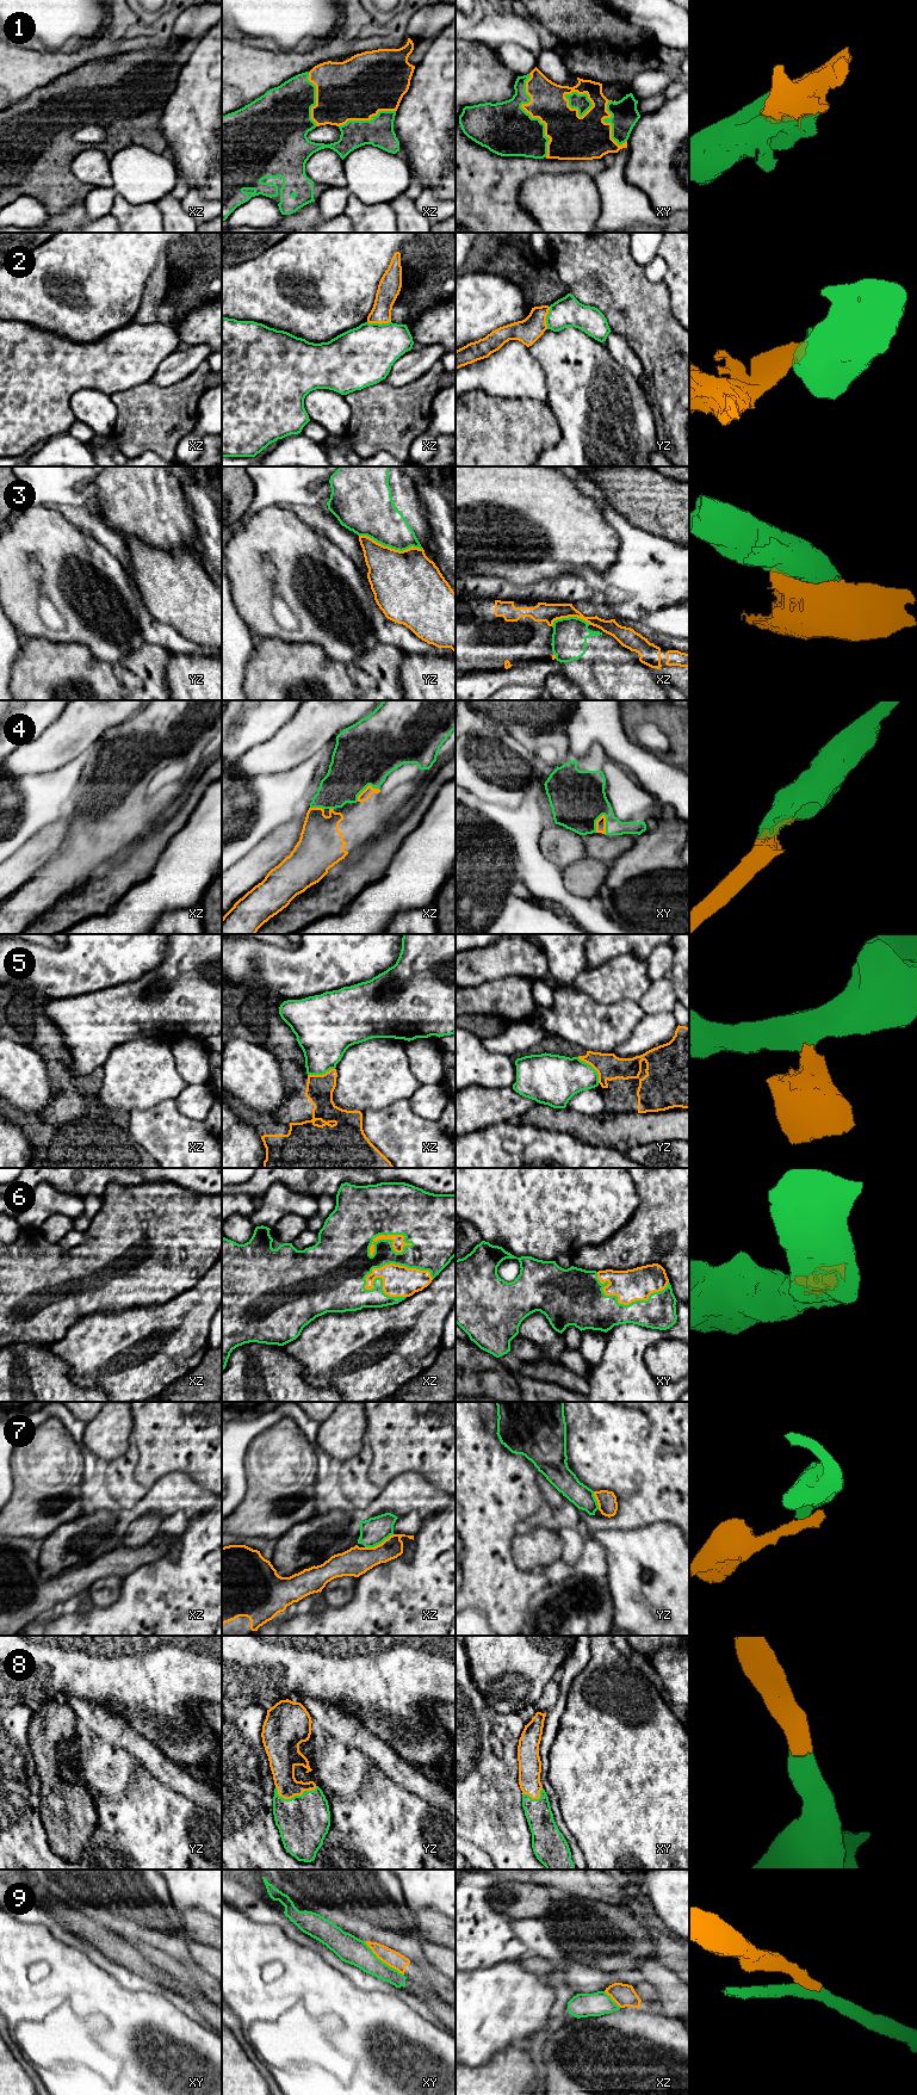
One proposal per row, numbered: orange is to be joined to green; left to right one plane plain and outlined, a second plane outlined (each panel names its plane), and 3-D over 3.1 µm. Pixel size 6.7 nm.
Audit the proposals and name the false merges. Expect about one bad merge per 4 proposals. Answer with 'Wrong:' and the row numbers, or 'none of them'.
Wrong: 2, 3, 5, 7, 9

